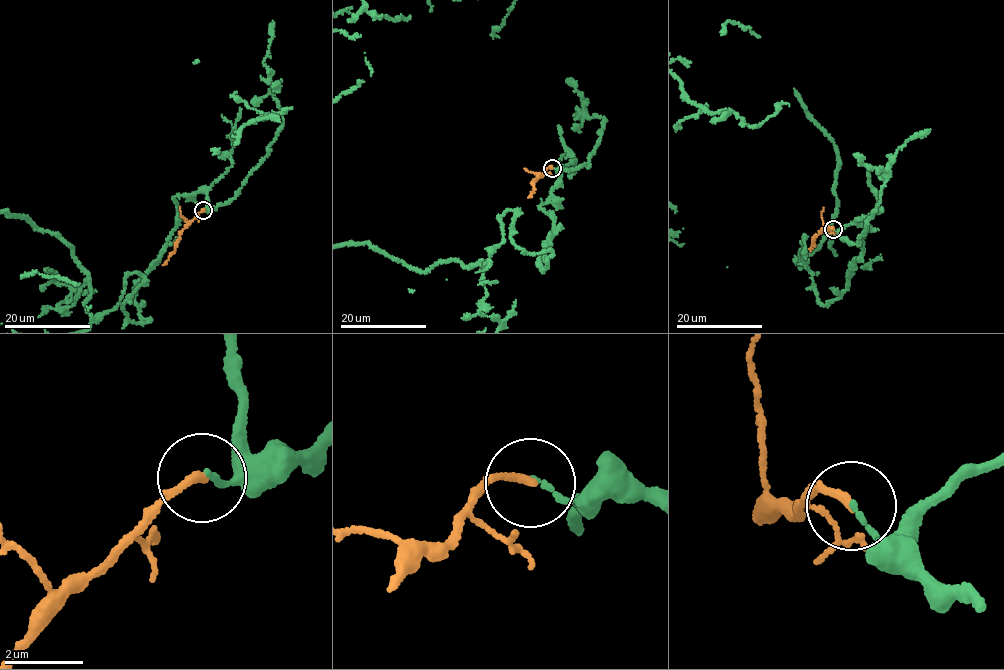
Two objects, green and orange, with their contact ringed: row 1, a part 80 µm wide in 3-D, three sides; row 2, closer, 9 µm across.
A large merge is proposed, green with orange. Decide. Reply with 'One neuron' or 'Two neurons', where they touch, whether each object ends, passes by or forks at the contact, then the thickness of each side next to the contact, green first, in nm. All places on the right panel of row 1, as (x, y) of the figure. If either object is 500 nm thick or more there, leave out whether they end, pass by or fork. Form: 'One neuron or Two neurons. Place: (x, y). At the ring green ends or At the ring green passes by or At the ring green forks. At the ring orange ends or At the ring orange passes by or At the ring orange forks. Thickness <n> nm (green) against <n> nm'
Two neurons. Place: (833, 229). At the ring green ends. At the ring orange ends. Thickness 130 nm (green) against 200 nm

